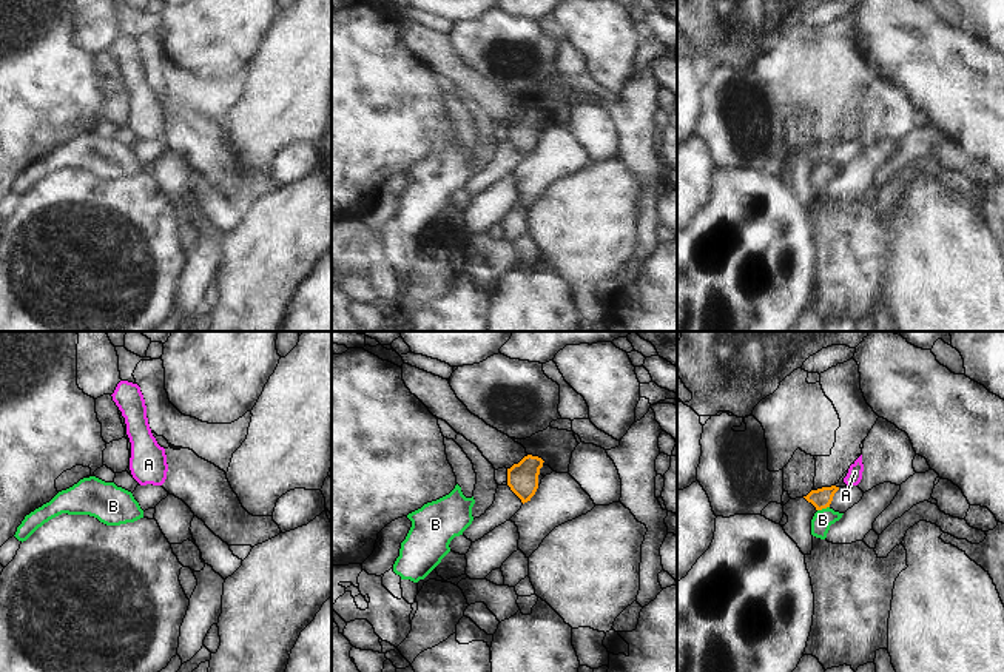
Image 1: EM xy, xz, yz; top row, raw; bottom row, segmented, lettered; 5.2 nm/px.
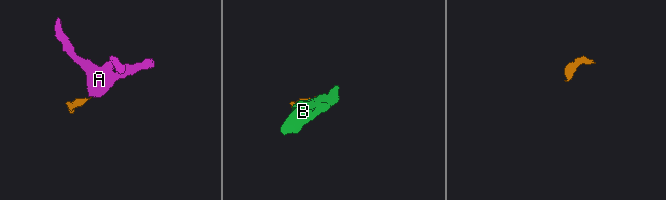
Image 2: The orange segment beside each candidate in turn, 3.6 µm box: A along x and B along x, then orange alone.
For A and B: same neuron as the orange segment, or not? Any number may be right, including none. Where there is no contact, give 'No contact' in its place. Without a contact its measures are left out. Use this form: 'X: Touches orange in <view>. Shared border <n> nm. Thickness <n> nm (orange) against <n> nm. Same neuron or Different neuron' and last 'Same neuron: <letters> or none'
A: No contact. Same neuron
B: Touches orange in yz. Shared border 70 nm. Thickness 110 nm (orange) against 100 nm. Different neuron
Same neuron: A

